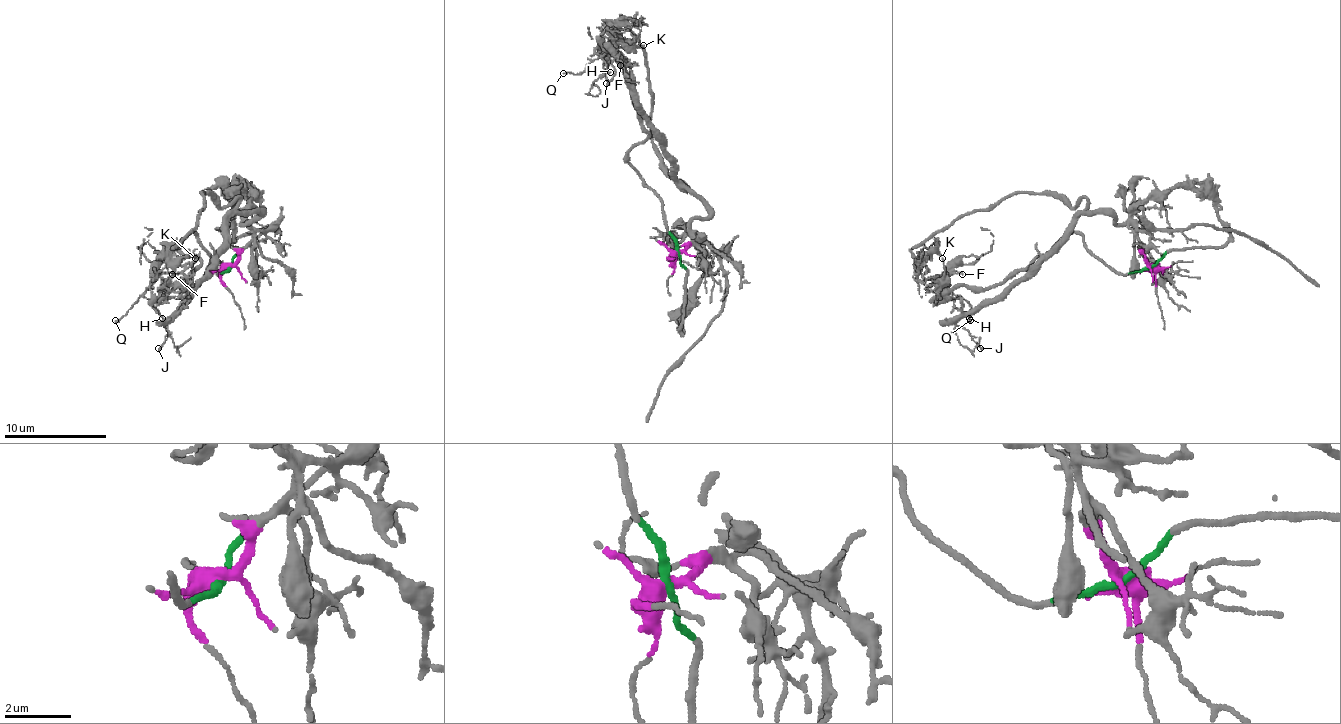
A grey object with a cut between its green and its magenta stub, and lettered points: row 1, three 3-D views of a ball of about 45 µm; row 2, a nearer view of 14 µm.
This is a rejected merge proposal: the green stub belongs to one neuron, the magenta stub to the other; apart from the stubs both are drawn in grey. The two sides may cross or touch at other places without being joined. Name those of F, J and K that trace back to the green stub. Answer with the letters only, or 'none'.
F, K

